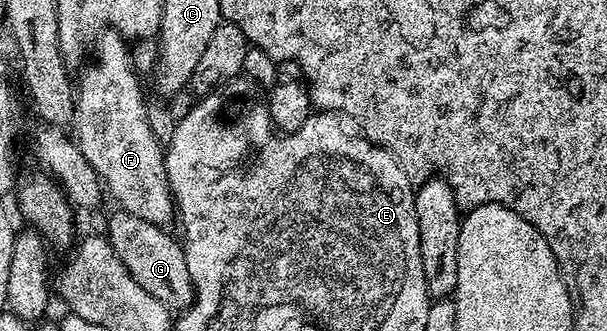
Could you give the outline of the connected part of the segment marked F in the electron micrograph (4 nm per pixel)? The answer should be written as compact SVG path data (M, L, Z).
M105 32L96 39L95 46L97 45L97 63L94 66L89 66L81 74L81 82L76 83L75 86L75 109L73 111L72 125L77 126L77 135L75 135L75 141L83 152L83 156L87 156L87 164L91 164L91 168L95 168L98 178L101 179L104 189L113 193L113 198L117 201L116 205L120 209L125 210L128 214L134 214L139 216L143 220L147 220L151 224L165 228L170 224L169 221L174 221L175 207L173 204L173 193L169 187L169 180L167 178L167 172L165 171L165 156L163 153L163 143L157 139L155 132L151 132L151 124L149 123L149 112L147 109L147 101L145 102L145 94L141 91L142 79L139 77L136 70L131 65L131 50L127 45L126 39L122 38L120 34L116 32Z

